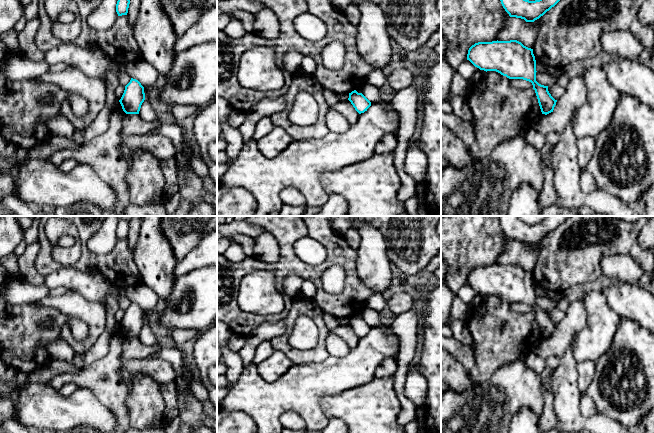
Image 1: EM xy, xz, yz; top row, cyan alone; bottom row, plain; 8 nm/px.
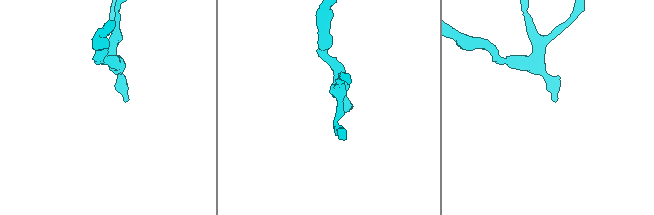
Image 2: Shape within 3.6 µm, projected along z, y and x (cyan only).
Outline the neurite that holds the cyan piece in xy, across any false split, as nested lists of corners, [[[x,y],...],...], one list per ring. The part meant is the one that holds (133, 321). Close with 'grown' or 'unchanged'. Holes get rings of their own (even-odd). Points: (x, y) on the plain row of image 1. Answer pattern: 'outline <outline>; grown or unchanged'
outline [[[131,302],[130,306],[125,310],[124,317],[119,324],[123,335],[126,338],[139,338],[144,324],[144,311],[138,304]]]; unchanged

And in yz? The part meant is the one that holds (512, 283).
outline [[[517,264],[478,266],[469,272],[467,284],[480,294],[496,295],[509,303],[531,306],[542,338],[553,336],[557,324],[549,317],[548,310],[536,305],[533,273]]]; unchanged

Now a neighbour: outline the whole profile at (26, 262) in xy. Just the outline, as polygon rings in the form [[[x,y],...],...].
[[[38,241],[29,244],[23,254],[18,257],[21,277],[32,285],[43,285],[45,282],[45,276],[41,274],[35,266],[35,260],[40,248]]]

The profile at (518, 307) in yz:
[[[510,303],[510,306],[514,311],[518,313],[527,313],[527,312],[533,313],[532,307],[523,303]]]

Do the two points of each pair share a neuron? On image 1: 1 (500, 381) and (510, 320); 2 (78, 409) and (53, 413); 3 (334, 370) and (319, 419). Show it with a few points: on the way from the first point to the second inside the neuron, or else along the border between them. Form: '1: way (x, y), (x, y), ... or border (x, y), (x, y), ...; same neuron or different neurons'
1: border (517, 359), (500, 366), (485, 381); different neurons
2: way (72, 411), (59, 413); same neuron
3: way (322, 382), (314, 390), (314, 407); same neuron

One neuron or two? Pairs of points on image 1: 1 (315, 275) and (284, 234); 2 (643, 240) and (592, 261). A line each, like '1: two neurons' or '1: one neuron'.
1: one neuron
2: two neurons

